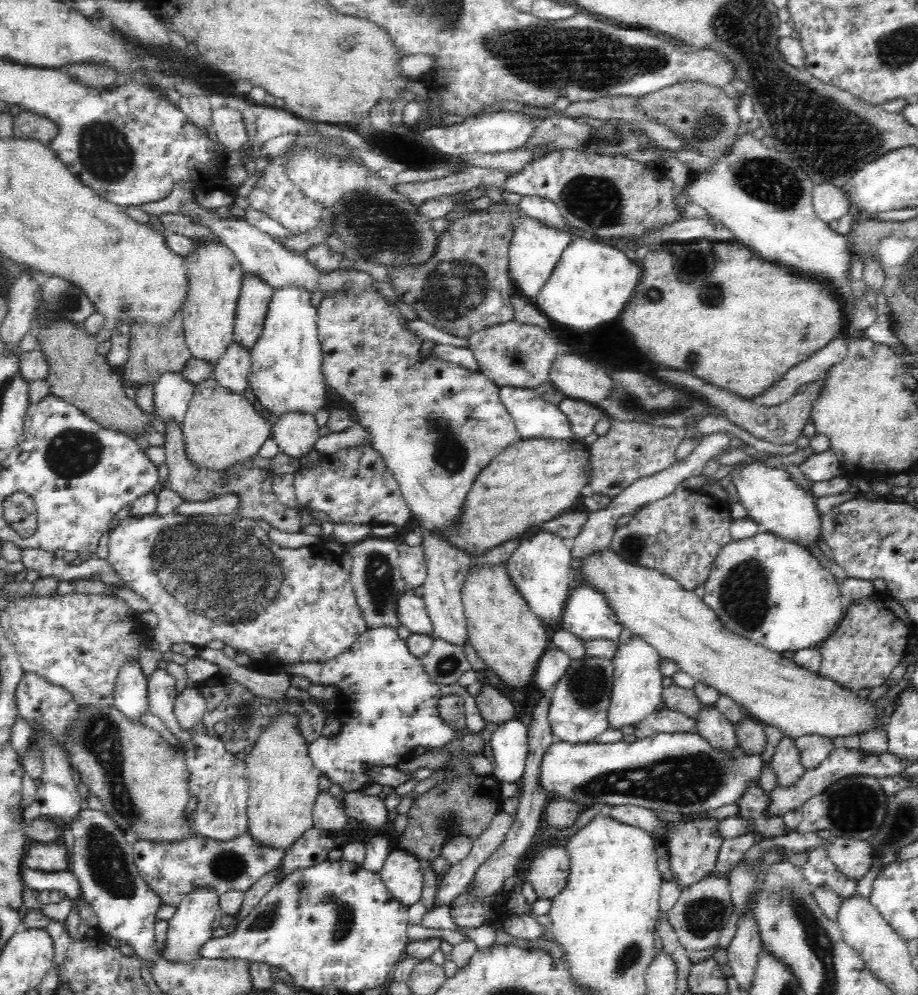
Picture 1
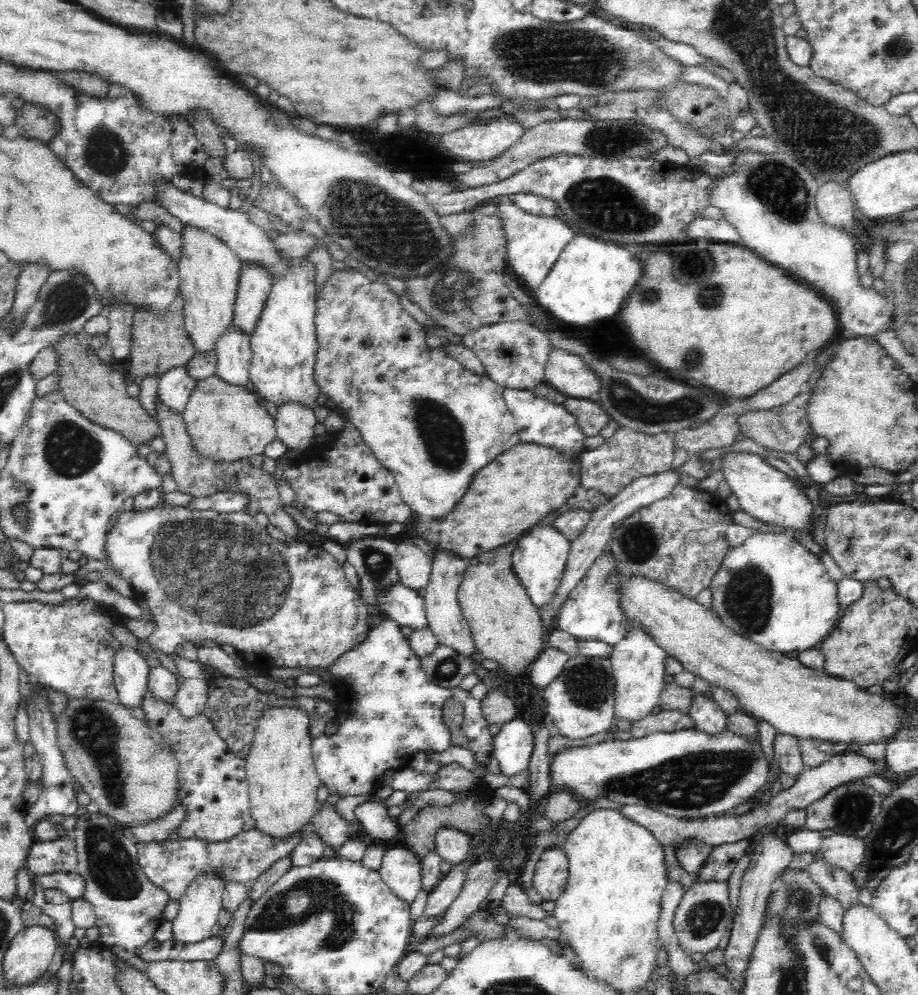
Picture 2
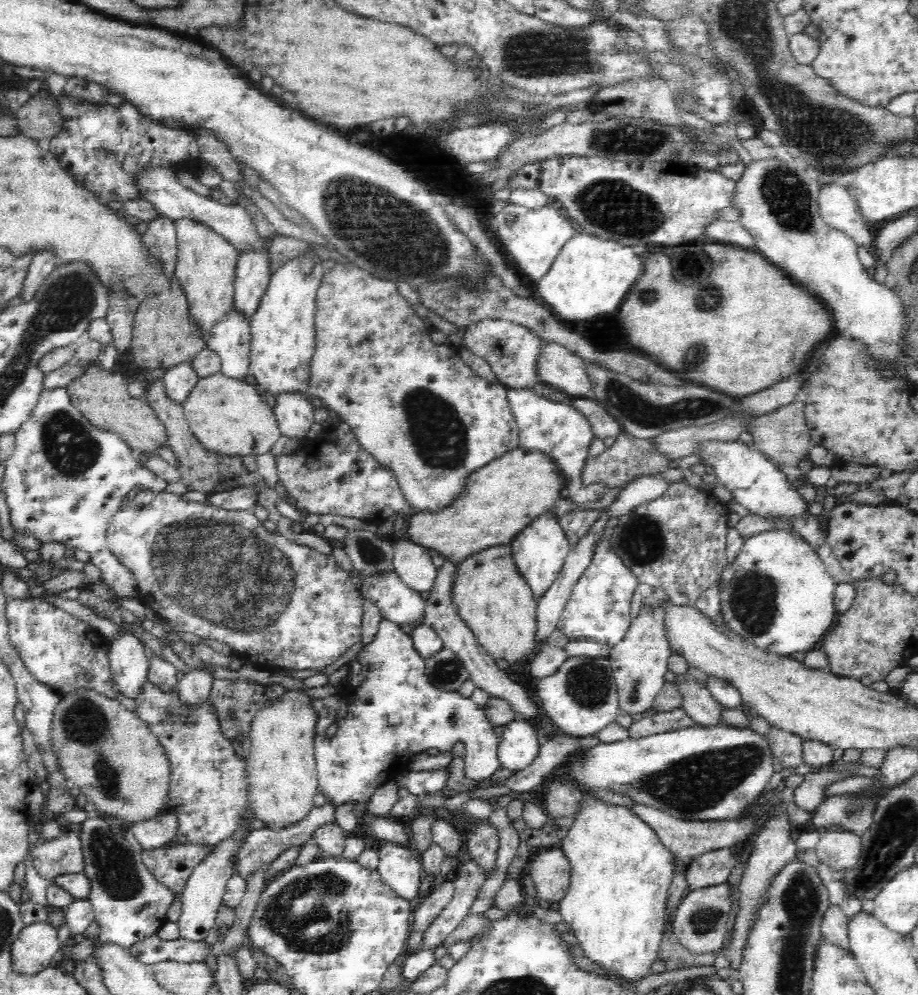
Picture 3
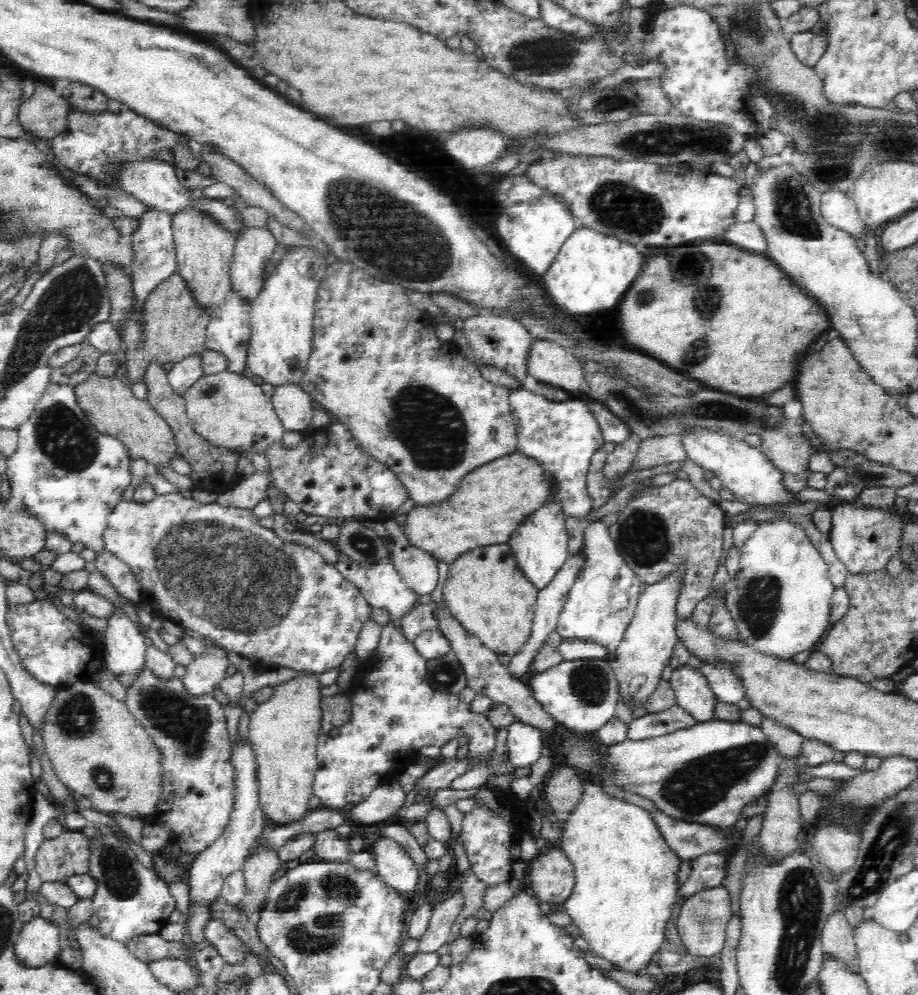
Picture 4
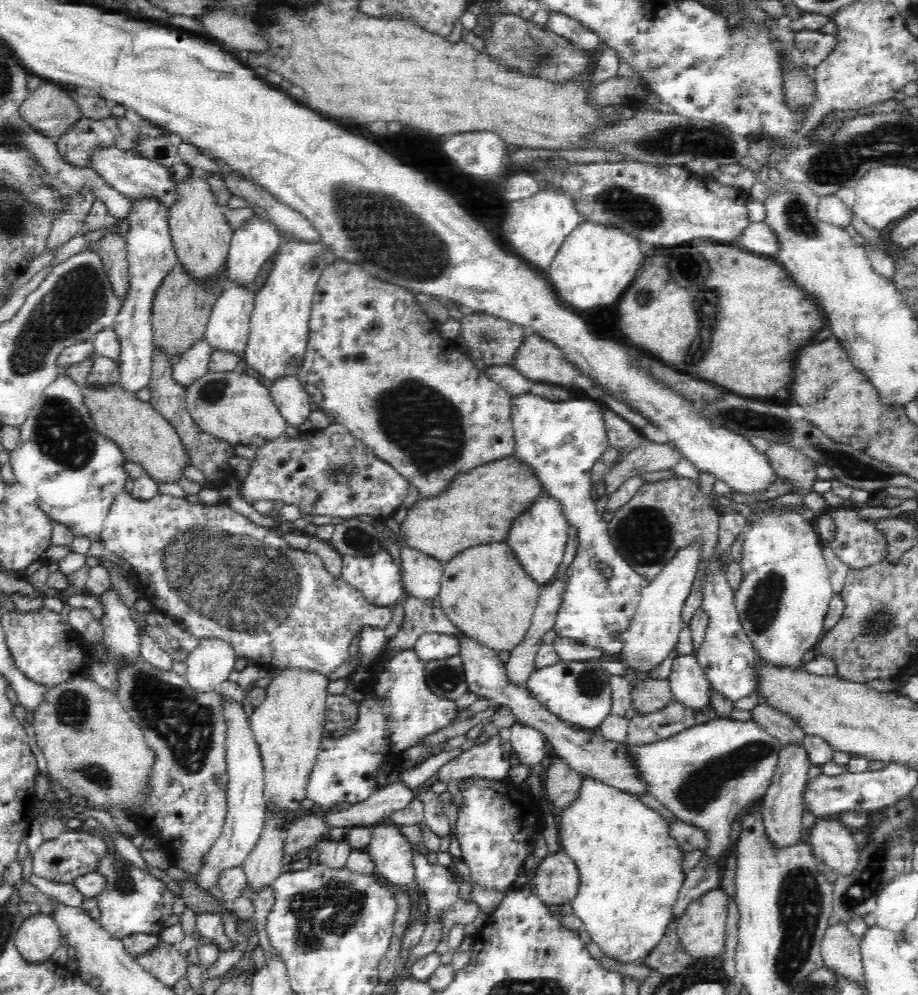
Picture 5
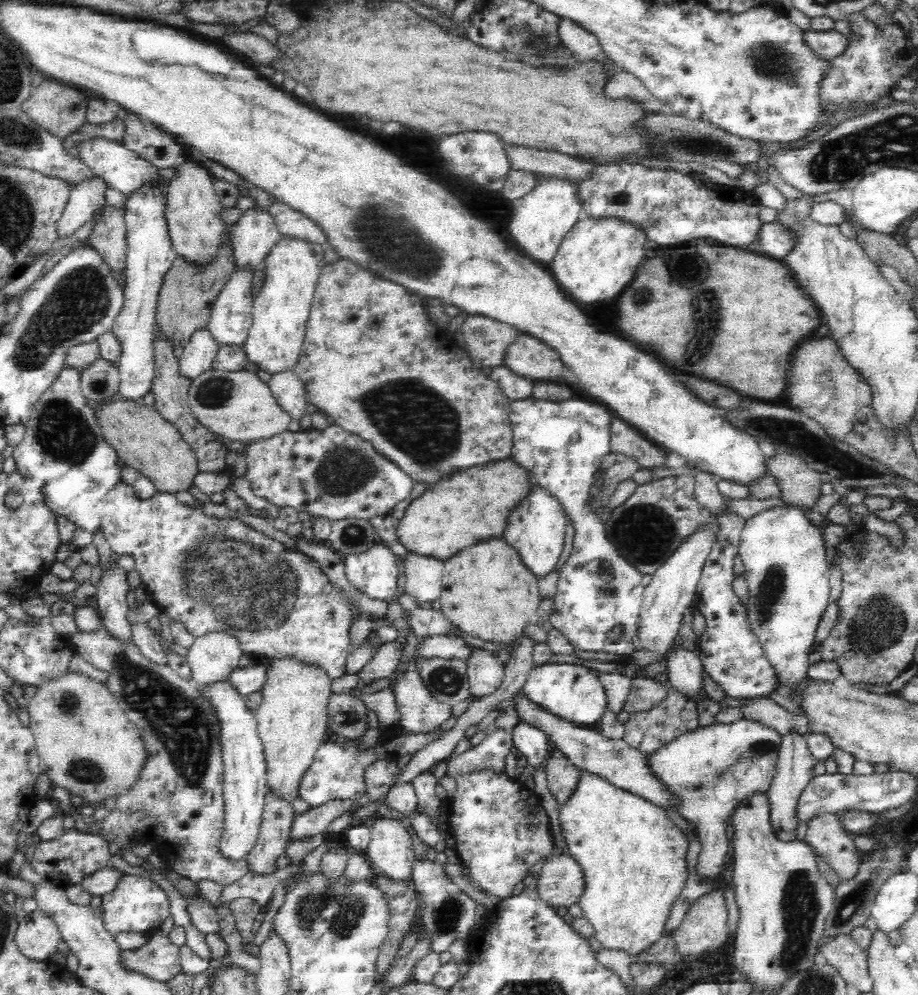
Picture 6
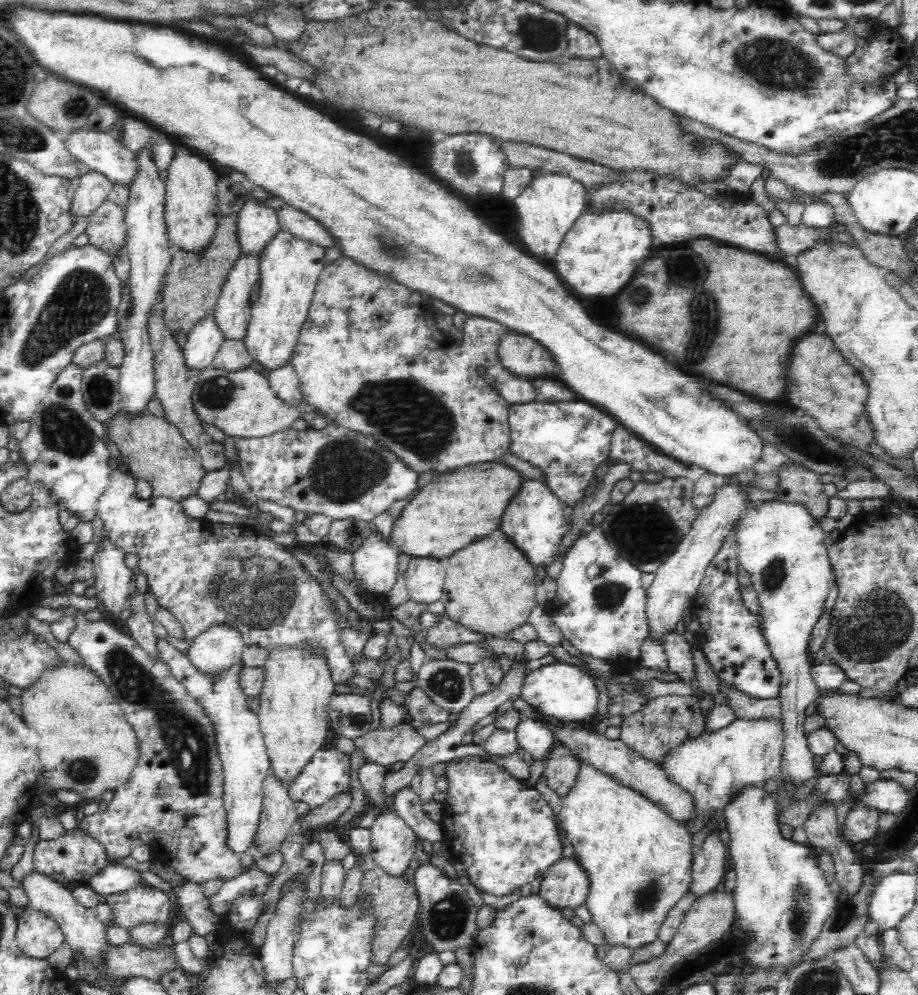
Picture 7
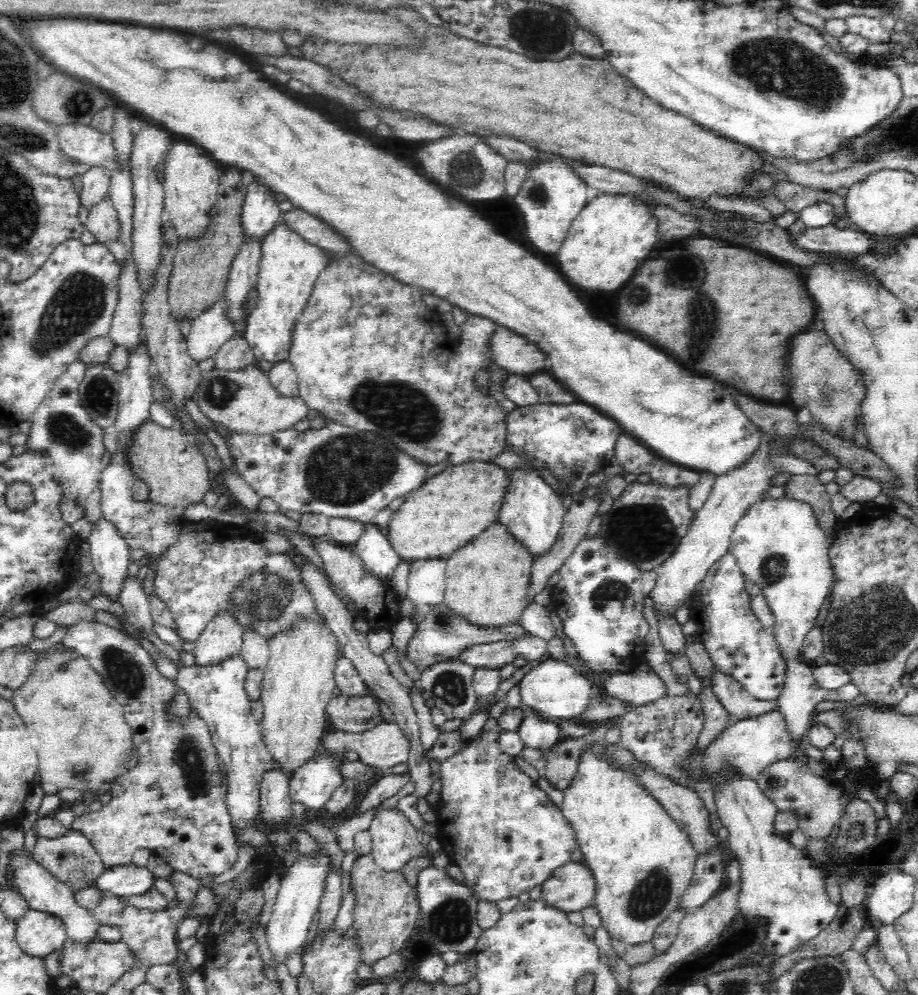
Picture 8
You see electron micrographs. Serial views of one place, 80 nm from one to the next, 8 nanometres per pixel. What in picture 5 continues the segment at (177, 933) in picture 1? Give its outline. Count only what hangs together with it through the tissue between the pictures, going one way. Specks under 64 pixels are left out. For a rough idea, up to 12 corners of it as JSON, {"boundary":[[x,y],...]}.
{"boundary":[[220,695],[225,824],[195,882],[216,886],[265,822],[264,764],[244,704]]}

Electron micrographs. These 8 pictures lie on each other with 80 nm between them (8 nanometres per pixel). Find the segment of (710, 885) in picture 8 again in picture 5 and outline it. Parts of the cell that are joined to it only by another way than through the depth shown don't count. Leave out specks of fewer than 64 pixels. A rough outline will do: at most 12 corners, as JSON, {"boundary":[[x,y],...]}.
{"boundary":[[710,720],[629,746],[652,796],[720,862],[783,745]]}

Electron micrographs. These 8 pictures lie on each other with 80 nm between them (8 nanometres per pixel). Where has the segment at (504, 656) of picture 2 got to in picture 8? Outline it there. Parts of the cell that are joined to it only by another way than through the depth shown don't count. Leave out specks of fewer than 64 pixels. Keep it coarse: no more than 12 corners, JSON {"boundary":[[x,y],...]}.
{"boundary":[[496,520],[445,559],[443,602],[516,623],[534,553]]}

